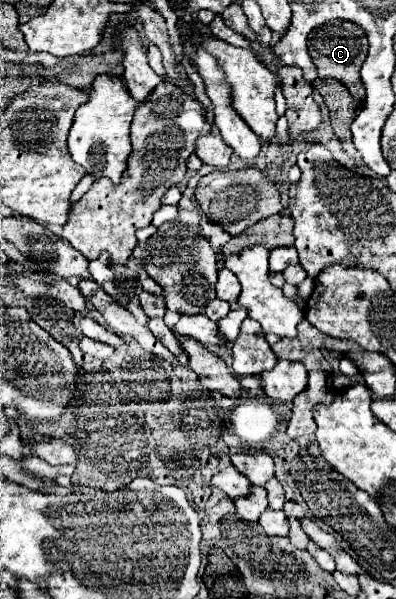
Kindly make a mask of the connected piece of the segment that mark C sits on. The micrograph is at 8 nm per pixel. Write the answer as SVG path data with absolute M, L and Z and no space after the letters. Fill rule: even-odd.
M336 20L336 22L328 22L324 26L318 26L308 40L308 52L312 56L312 62L318 68L318 76L320 78L336 78L342 84L346 84L346 88L350 90L350 94L356 100L364 100L366 92L364 92L364 84L360 80L360 68L366 60L368 54L368 38L364 34L364 30L348 20Z

